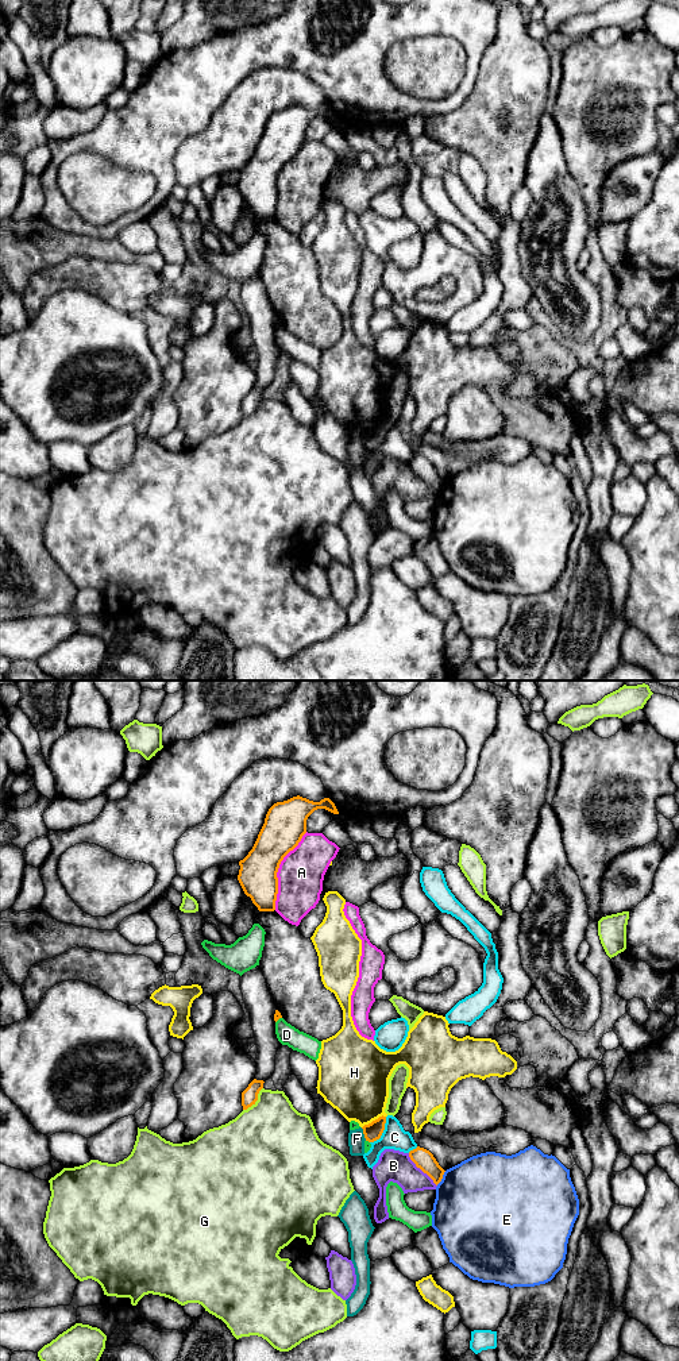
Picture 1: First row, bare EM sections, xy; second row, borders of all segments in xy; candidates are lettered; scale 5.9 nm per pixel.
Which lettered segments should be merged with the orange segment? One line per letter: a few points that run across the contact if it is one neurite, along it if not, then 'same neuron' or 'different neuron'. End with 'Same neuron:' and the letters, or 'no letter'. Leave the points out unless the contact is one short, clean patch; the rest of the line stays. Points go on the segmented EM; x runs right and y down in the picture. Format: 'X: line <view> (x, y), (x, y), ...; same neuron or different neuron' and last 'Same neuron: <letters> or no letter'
A: different neuron
B: different neuron
C: different neuron
D: different neuron
E: different neuron
F: line xy (361, 1128), (366, 1140); different neuron
G: different neuron
H: different neuron
Same neuron: no letter

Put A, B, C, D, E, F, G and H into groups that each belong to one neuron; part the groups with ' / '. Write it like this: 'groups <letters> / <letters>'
groups A F / B / C / D / E / G / H

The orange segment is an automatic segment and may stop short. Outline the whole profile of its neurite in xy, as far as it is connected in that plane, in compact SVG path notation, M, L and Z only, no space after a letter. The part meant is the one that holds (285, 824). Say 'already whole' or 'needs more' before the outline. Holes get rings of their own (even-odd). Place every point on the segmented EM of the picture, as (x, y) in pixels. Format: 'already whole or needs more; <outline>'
already whole; M300 795L274 803L248 855L239 861L238 880L259 911L274 911L277 872L283 857L306 833L306 820L317 809L339 814L329 798L313 802Z

